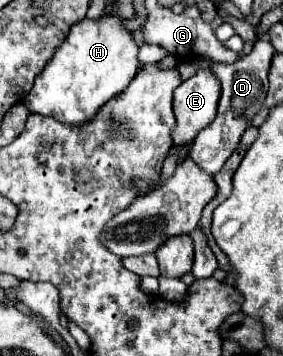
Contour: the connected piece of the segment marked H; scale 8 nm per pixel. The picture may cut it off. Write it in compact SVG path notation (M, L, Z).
M122 17L96 21L82 19L74 23L48 67L38 75L38 81L34 81L34 87L24 101L26 107L40 115L50 111L48 115L56 121L80 127L90 123L114 95L120 95L130 85L138 69L138 45L132 41L130 31L120 25L120 19Z

